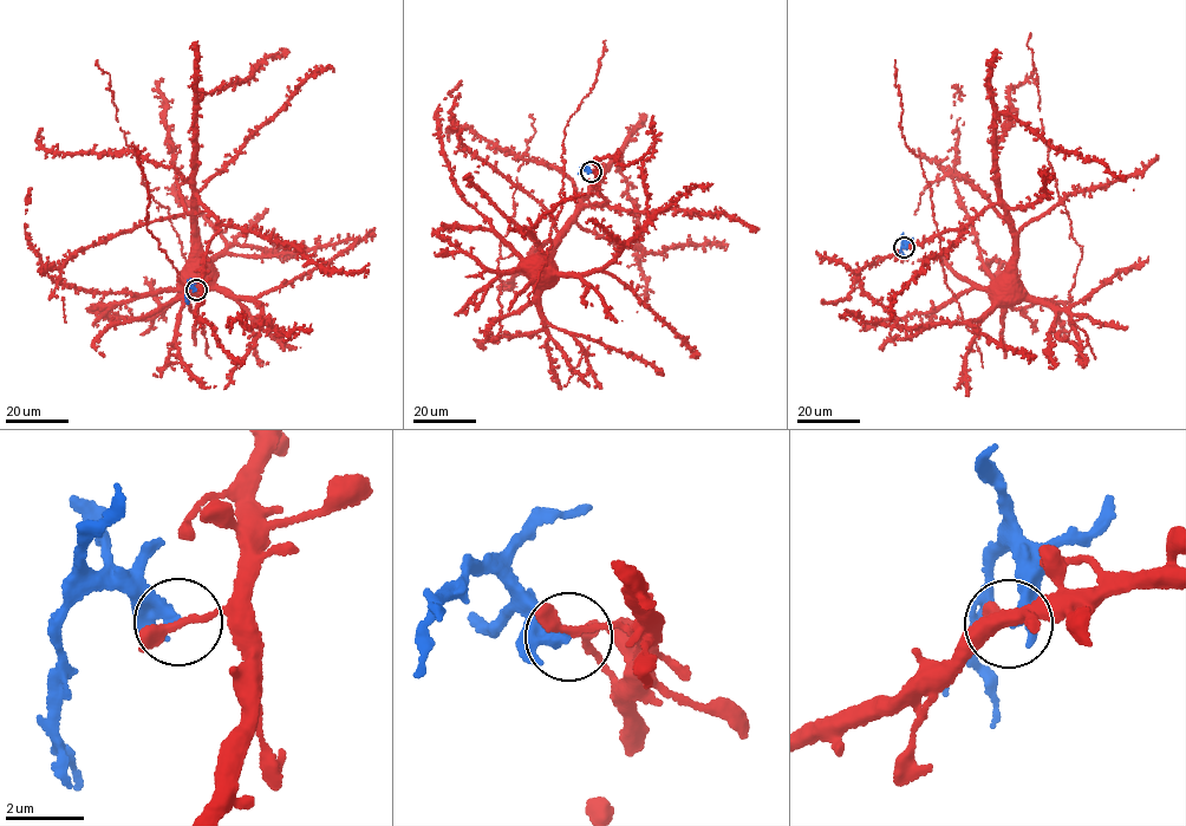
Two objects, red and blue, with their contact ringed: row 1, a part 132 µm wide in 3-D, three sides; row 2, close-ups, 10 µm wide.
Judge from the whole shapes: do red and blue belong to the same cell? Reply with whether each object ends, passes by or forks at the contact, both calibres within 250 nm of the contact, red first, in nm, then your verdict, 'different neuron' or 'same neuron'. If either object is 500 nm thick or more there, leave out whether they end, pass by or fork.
red ends | blue ends | 360/360 nm | different neuron

